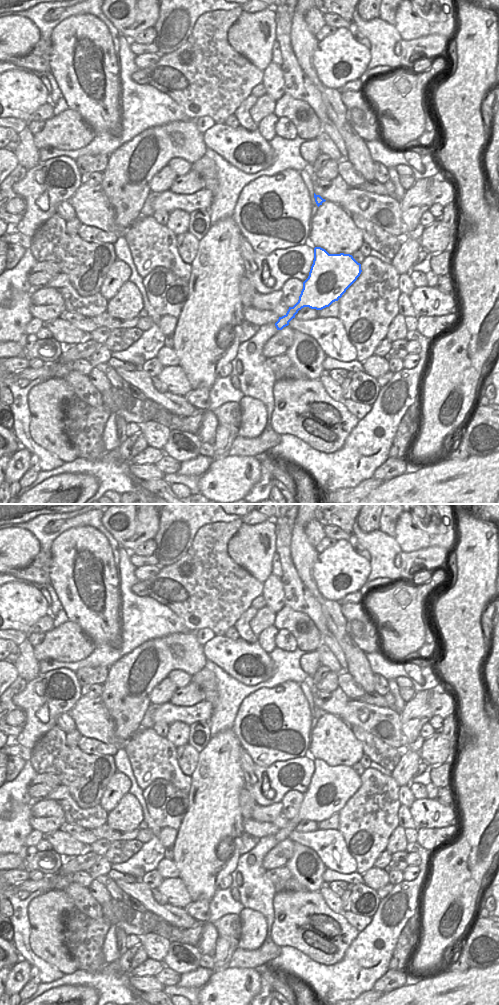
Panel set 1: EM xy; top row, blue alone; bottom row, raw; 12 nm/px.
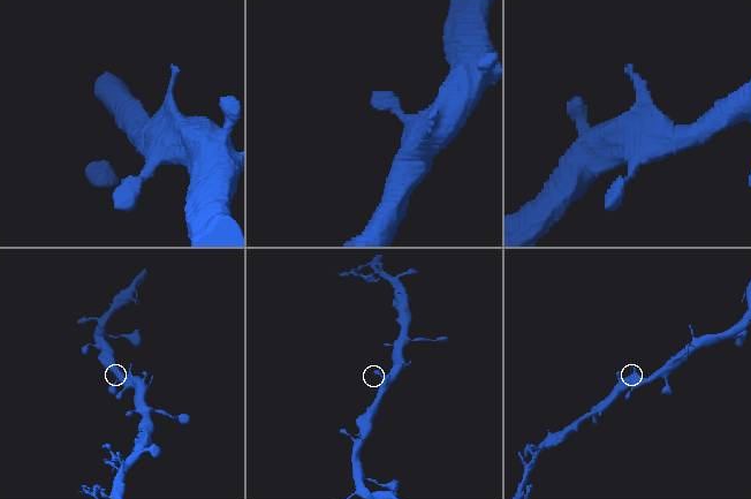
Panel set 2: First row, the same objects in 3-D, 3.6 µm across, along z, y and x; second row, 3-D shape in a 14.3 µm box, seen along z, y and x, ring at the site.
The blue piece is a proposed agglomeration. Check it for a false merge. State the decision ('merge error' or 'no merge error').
no merge error

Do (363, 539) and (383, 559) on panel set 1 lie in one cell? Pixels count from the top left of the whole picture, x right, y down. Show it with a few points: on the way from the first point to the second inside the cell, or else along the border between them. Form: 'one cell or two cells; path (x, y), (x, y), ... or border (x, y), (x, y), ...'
one cell; path (368, 543), (379, 554)

